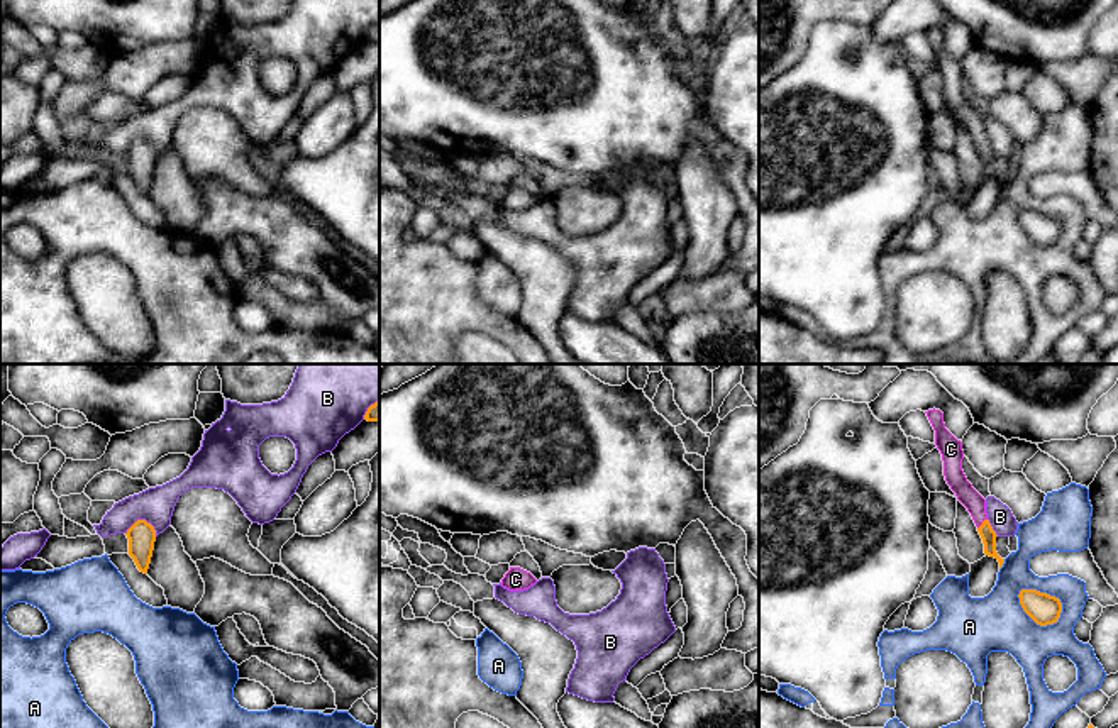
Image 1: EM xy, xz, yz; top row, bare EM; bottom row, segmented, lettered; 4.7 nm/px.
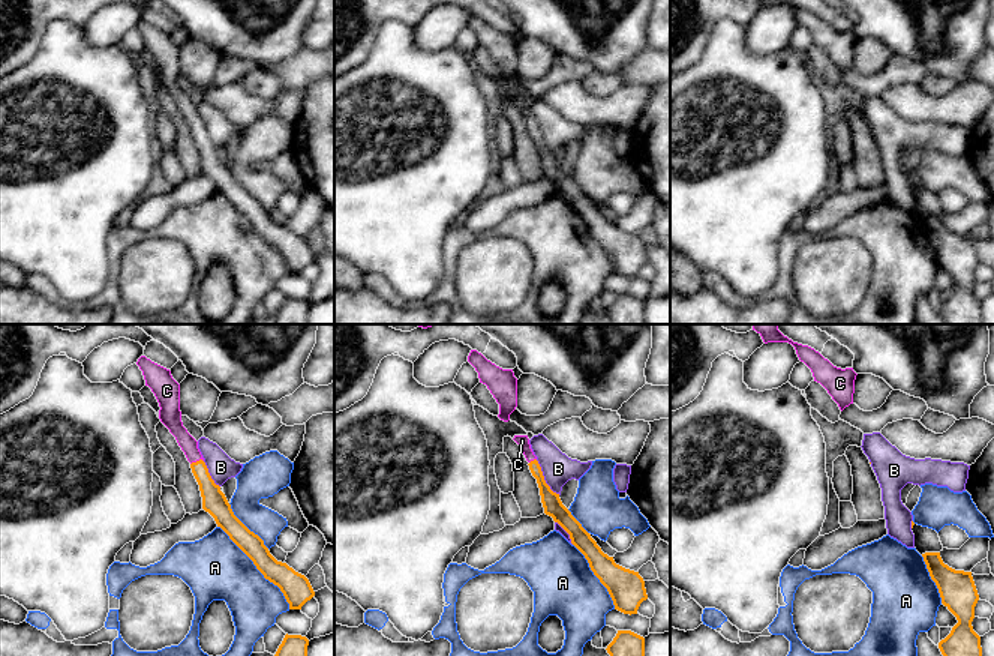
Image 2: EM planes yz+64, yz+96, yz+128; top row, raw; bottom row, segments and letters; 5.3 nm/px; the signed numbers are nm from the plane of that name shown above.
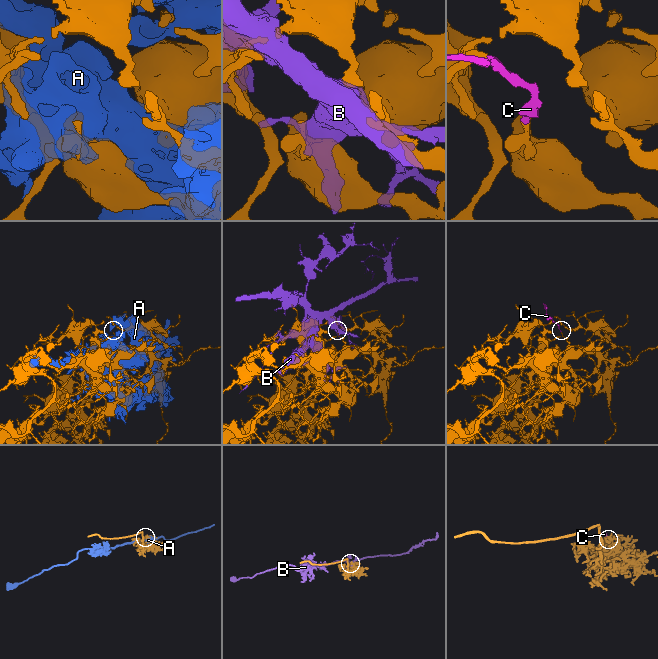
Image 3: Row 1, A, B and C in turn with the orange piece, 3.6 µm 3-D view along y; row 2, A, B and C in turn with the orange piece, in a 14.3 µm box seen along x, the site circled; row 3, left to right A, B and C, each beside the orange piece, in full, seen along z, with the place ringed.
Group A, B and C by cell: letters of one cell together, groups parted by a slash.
A / B / C

